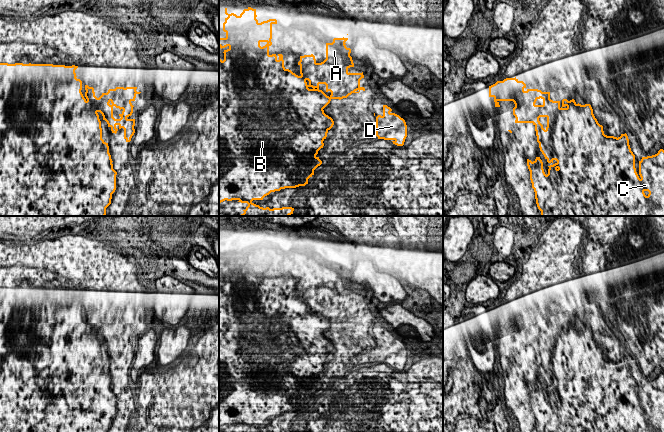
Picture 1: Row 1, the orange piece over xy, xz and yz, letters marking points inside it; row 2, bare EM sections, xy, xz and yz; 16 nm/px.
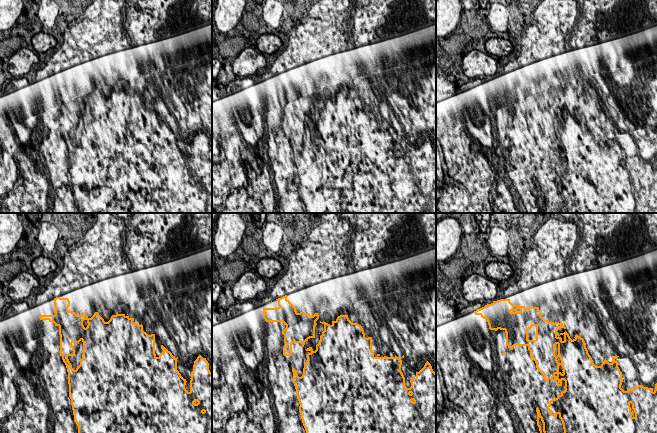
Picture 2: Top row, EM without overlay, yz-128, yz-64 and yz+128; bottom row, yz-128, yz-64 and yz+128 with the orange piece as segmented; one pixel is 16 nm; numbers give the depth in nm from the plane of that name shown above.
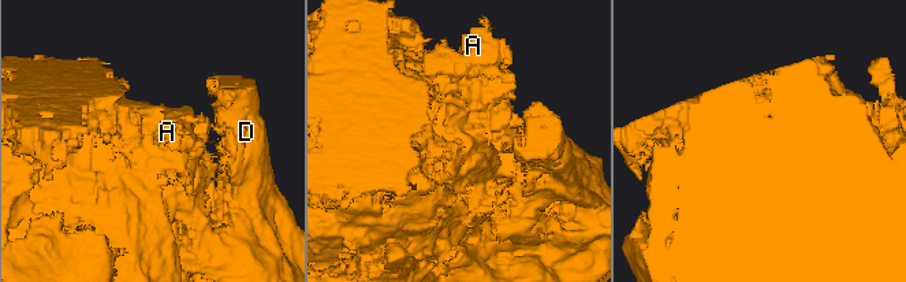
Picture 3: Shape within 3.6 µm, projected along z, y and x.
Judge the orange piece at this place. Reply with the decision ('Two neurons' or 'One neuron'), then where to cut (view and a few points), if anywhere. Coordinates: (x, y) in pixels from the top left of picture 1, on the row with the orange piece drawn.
One neuron. No split

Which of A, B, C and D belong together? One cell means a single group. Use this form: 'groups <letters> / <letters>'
groups A B C D

